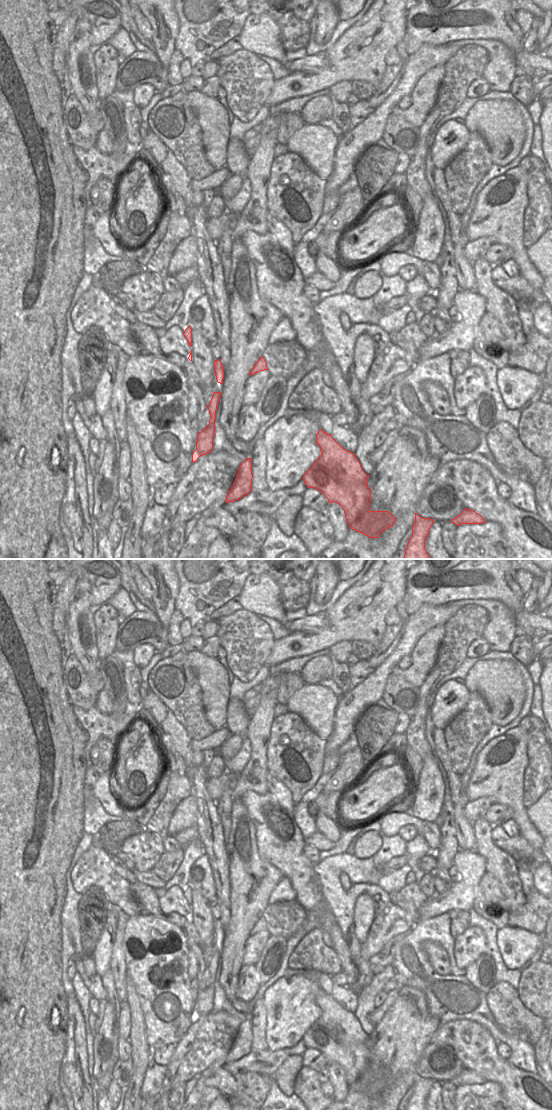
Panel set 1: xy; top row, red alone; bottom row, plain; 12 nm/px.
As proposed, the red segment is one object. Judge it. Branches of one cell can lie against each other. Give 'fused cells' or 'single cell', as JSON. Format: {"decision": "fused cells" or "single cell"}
{"decision": "single cell"}

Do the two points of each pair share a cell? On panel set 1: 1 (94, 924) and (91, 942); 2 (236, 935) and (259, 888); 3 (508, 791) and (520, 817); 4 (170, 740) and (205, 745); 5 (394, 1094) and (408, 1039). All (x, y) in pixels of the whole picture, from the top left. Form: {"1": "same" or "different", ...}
{"1": "same", "2": "same", "3": "same", "4": "different", "5": "same"}

